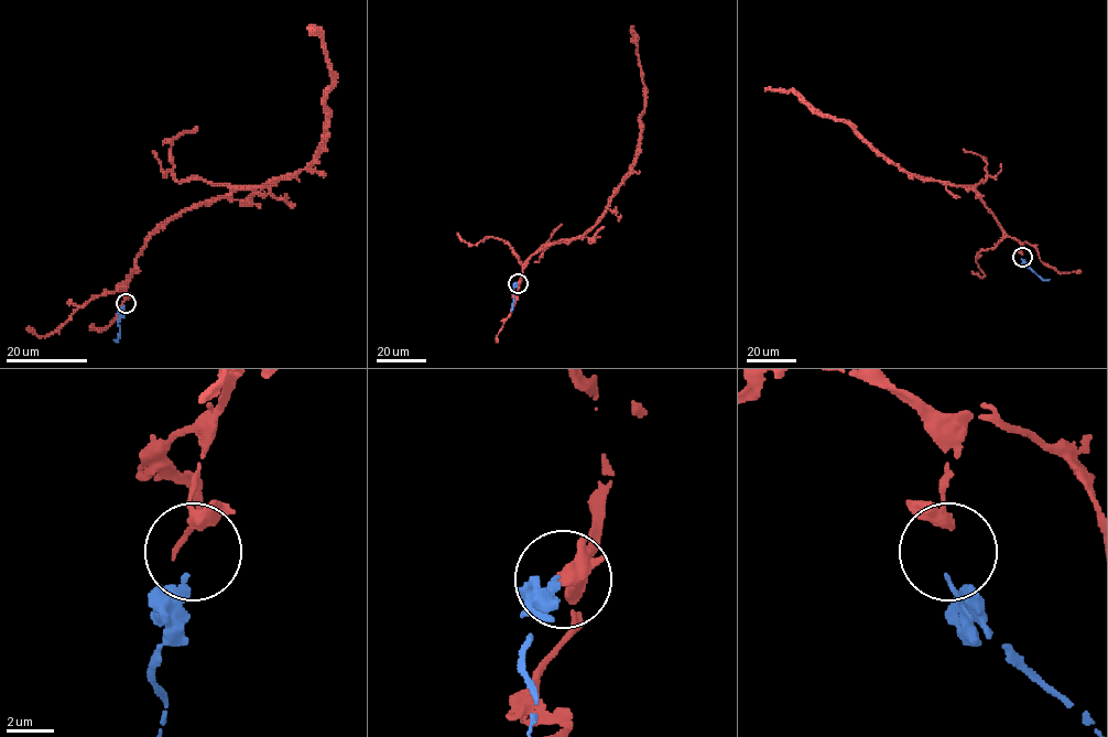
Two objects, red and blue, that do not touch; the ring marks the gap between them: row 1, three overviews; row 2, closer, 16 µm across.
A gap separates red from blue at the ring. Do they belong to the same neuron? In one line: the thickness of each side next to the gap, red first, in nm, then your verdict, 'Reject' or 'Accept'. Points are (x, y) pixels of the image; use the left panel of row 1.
Thickness 440 nm (red) against 220 nm. Reject

